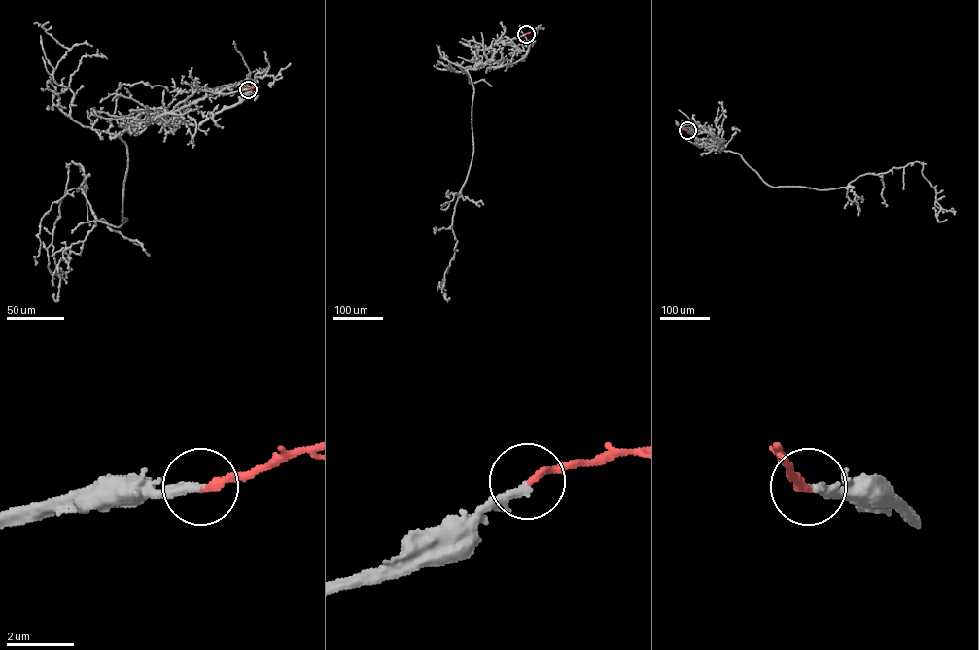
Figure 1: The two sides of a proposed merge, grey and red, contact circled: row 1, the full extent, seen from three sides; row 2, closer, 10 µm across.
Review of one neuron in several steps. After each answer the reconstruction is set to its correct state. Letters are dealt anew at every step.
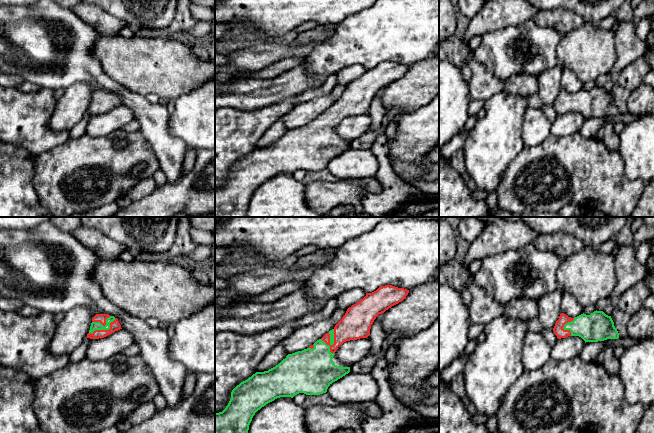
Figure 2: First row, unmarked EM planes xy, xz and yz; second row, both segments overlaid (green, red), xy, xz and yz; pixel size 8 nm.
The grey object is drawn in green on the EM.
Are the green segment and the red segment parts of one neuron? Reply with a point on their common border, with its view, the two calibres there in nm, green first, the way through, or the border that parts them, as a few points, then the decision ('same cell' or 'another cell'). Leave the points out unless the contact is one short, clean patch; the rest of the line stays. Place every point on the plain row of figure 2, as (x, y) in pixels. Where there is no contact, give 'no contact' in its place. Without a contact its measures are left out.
meets green in xz at (333, 118); 50 nm thick on the green side, 240 nm on the other; same cell

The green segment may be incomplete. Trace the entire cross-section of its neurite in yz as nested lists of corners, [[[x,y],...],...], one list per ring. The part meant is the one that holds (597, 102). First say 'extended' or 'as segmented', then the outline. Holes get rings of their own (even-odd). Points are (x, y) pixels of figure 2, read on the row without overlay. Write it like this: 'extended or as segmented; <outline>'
extended; [[[597,86],[590,91],[583,89],[575,94],[561,89],[553,107],[558,115],[579,112],[585,119],[619,114],[611,92]]]

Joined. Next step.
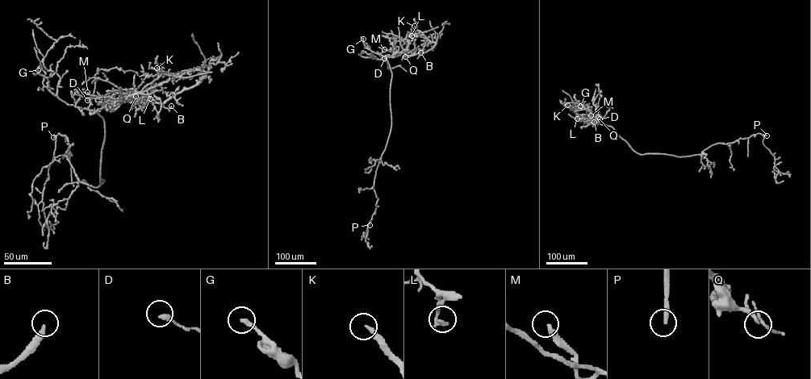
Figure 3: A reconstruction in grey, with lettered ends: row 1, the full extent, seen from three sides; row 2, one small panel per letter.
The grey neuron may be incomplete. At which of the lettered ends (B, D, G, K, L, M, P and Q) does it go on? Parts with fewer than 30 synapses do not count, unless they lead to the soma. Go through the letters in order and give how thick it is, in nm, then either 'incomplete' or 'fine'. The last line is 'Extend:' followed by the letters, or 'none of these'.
B: calibre 280 nm; incomplete
D: calibre 240 nm; fine
G: calibre 240 nm; fine
K: calibre 220 nm; fine
L: calibre 190 nm; fine
M: calibre 240 nm; fine
P: calibre 260 nm; incomplete
Q: calibre 180 nm; incomplete
Extend: B, P, Q

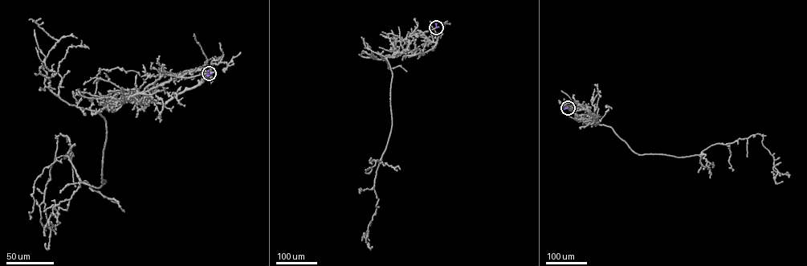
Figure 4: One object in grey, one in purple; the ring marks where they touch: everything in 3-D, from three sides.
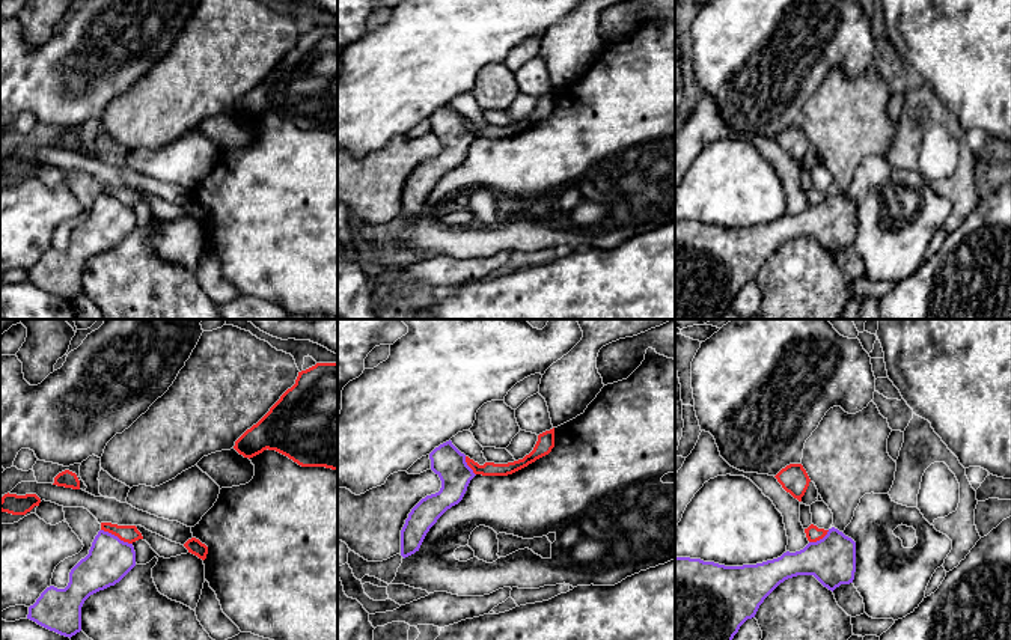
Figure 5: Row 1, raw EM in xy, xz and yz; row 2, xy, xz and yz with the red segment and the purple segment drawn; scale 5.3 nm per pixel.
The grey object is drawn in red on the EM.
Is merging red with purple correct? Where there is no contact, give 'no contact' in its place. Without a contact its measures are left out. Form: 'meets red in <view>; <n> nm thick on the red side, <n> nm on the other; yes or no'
meets red in xy; 100 nm thick on the red side, 240 nm on the other; no

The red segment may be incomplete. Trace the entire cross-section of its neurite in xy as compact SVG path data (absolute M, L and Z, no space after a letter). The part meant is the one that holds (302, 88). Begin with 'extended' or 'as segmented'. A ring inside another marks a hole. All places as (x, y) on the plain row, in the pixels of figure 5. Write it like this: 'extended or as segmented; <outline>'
as segmented; M338 24L298 35L295 47L234 111L249 122L268 111L301 130L338 133Z

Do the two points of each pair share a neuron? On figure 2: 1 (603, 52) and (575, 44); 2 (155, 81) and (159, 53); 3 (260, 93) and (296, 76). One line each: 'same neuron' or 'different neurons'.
1: same neuron
2: same neuron
3: same neuron

